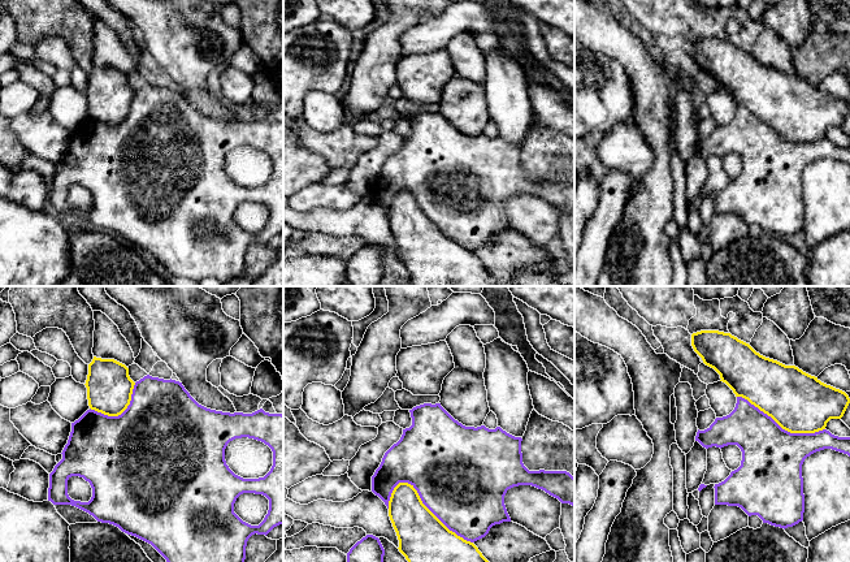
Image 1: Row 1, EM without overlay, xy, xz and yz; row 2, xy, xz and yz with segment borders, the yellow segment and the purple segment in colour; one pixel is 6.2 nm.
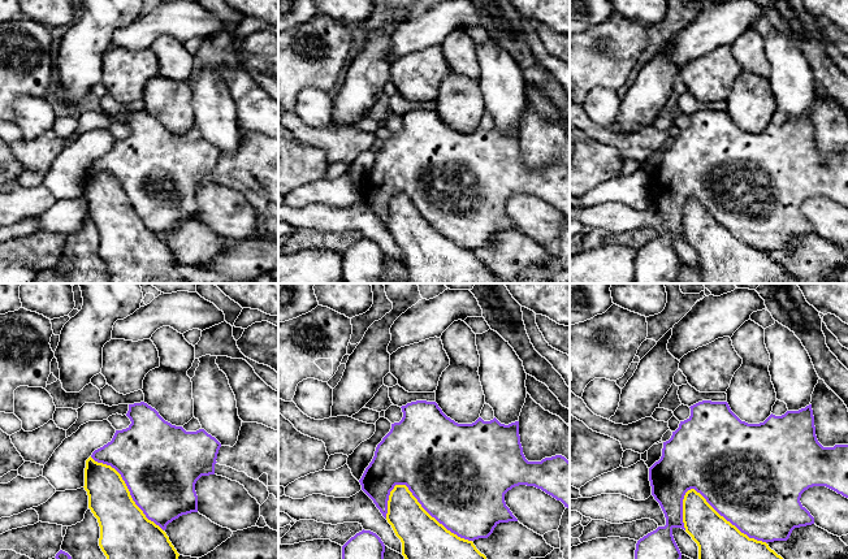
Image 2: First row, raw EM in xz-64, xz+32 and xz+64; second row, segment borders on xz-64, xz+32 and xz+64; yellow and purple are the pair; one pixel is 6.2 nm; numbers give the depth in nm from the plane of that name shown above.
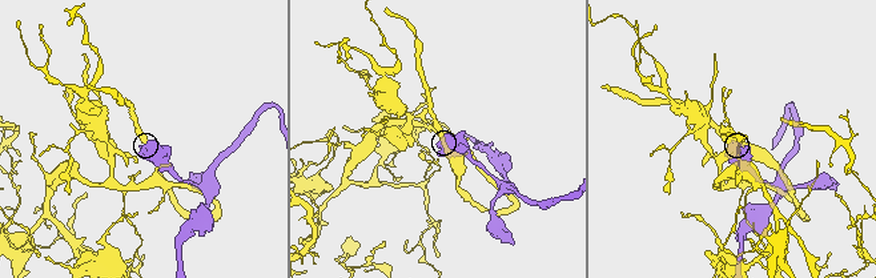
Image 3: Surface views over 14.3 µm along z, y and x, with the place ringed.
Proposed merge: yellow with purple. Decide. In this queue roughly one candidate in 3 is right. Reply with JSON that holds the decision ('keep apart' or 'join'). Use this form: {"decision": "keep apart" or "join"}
{"decision": "keep apart"}

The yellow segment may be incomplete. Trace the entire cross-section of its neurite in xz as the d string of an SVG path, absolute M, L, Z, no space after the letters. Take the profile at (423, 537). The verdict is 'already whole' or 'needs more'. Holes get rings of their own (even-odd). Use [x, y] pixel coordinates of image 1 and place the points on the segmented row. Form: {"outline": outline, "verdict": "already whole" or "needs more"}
{"outline": "M399 483L389 501L389 516L408 562L489 562L478 548L450 531L408 483Z", "verdict": "already whole"}

